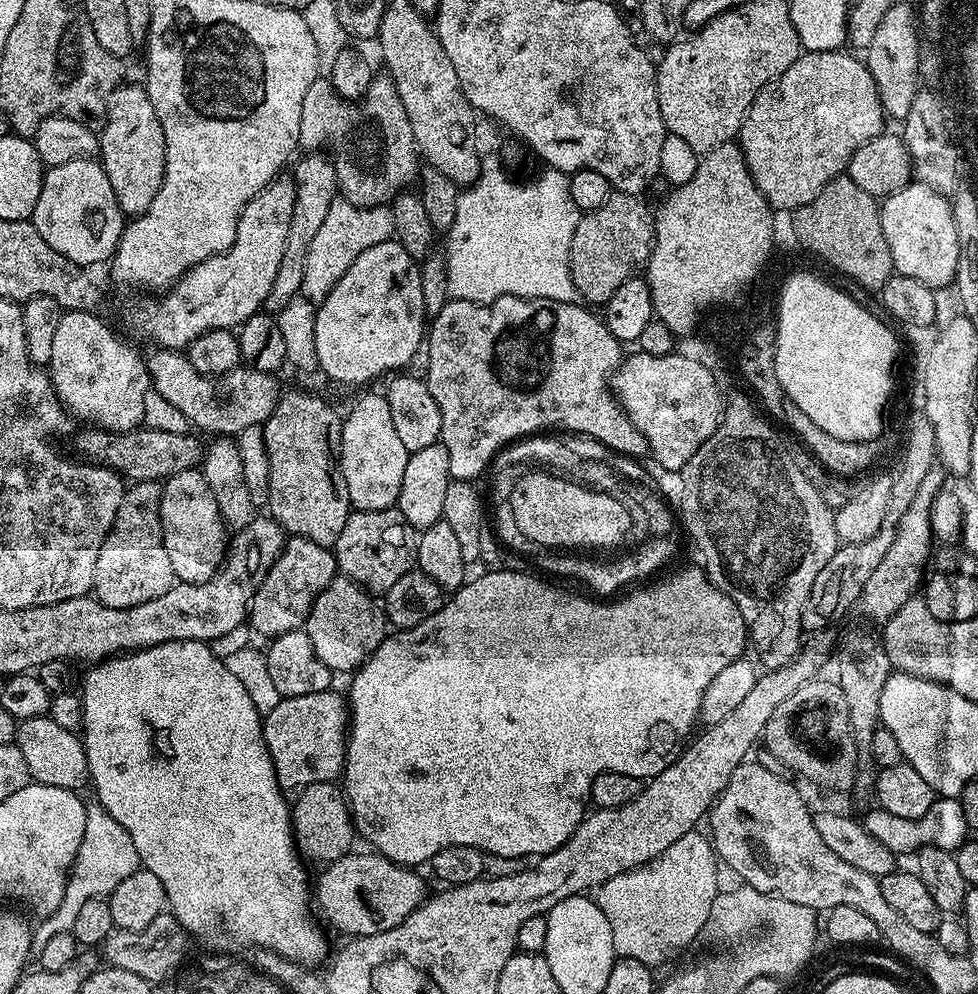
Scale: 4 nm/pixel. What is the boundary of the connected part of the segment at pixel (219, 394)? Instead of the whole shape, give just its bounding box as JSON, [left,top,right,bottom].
[145,348,280,436]

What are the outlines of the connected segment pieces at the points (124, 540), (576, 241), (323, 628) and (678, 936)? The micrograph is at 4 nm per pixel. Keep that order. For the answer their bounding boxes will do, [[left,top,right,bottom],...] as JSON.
[[92,480,177,608],[570,191,654,305],[303,575,386,673],[595,831,718,966]]

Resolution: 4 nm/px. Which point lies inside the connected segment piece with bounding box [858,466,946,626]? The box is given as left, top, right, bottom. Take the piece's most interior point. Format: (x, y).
(896, 579)

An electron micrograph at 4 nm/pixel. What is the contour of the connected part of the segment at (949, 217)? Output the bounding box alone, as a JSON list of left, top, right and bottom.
[880,182,960,290]

